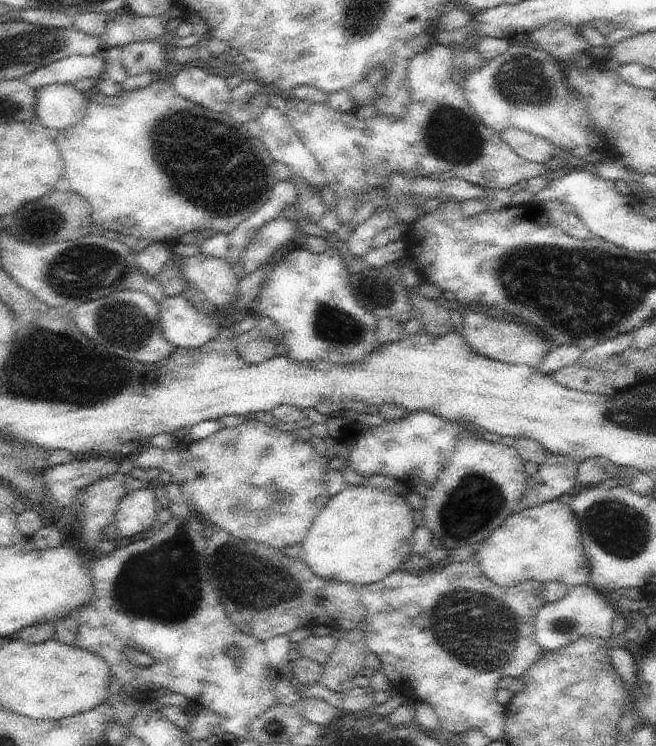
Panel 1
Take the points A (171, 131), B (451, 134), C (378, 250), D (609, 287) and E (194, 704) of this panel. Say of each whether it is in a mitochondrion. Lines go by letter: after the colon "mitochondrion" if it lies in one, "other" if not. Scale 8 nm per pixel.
A: mitochondrion
B: mitochondrion
C: other
D: mitochondrion
E: other

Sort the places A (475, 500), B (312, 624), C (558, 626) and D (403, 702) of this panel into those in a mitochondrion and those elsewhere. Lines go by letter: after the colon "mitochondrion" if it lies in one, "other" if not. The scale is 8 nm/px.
A: mitochondrion
B: other
C: mitochondrion
D: other

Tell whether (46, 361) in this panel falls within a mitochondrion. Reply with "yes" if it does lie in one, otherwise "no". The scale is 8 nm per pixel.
yes

